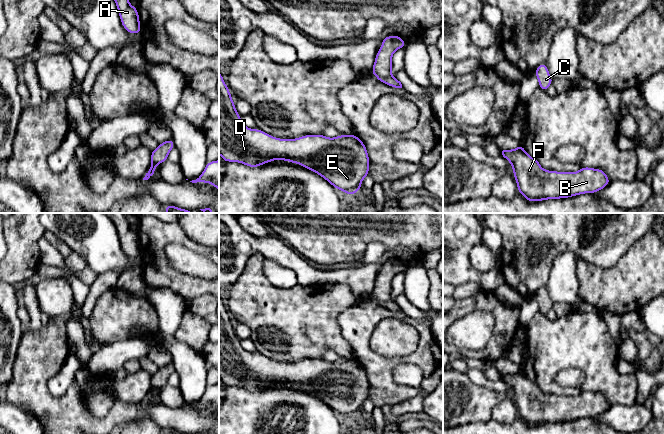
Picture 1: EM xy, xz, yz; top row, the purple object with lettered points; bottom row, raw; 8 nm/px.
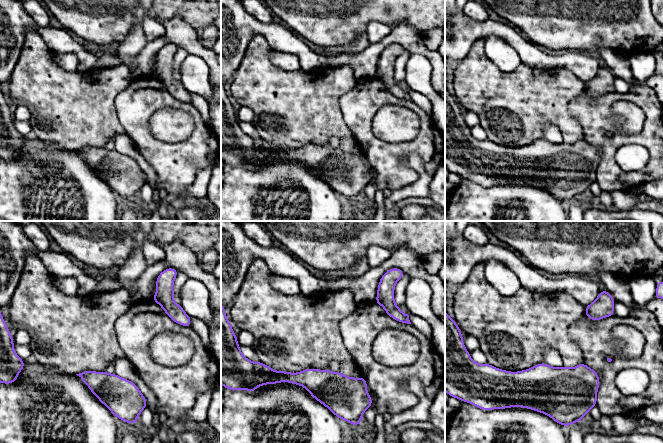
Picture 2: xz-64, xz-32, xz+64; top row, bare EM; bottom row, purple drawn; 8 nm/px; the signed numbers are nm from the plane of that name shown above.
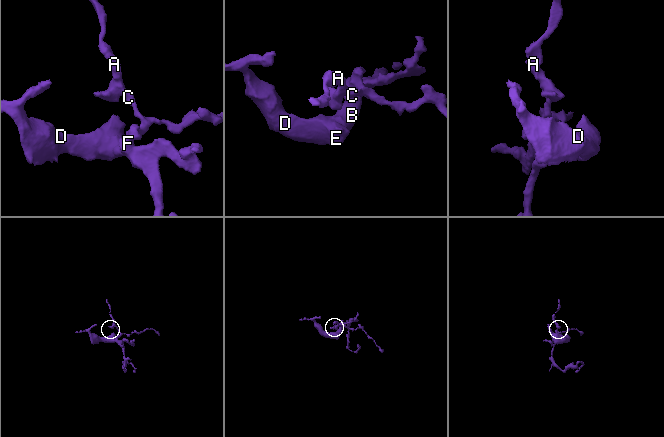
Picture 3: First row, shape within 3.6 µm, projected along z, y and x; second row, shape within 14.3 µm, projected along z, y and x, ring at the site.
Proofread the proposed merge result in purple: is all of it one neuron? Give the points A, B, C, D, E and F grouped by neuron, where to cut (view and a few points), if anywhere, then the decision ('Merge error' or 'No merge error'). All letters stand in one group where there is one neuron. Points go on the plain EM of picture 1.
Groups: A B C D E F. No split. No merge error

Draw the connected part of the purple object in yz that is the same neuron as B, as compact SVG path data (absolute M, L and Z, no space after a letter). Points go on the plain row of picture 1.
M522 368L514 374L500 373L500 378L512 389L519 417L531 426L569 422L584 417L593 418L611 406L603 394L590 391L582 391L579 395L572 397L544 394L535 381L527 378Z

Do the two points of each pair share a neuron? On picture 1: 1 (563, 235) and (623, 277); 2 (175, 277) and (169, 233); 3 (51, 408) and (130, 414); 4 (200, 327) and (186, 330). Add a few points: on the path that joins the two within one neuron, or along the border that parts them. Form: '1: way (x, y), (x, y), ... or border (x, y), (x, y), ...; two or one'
1: border (626, 251), (608, 268), (600, 268), (587, 262); two
2: way (164, 267), (159, 262), (159, 244); one
3: way (71, 423), (107, 423), (110, 421); one
4: way (197, 329), (189, 330); one

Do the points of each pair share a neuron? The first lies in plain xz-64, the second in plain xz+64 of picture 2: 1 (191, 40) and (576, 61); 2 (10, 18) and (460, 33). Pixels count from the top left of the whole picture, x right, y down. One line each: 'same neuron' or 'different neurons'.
1: same neuron
2: same neuron

